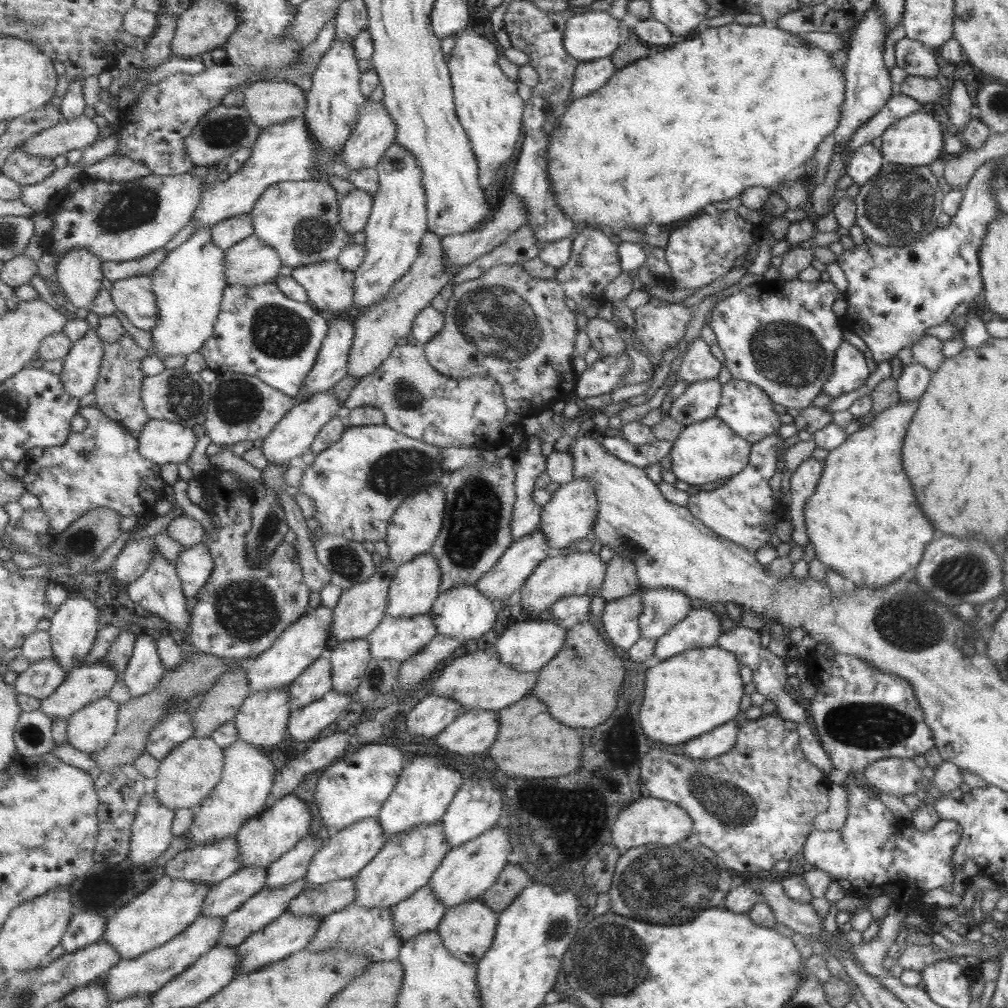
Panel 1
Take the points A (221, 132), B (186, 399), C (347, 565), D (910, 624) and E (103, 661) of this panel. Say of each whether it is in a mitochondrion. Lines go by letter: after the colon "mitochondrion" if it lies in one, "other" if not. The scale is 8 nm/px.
A: mitochondrion
B: mitochondrion
C: mitochondrion
D: mitochondrion
E: other

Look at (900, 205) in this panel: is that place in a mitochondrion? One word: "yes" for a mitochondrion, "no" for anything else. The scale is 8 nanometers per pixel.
yes

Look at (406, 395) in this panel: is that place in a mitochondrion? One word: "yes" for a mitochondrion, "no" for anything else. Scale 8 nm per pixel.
yes

